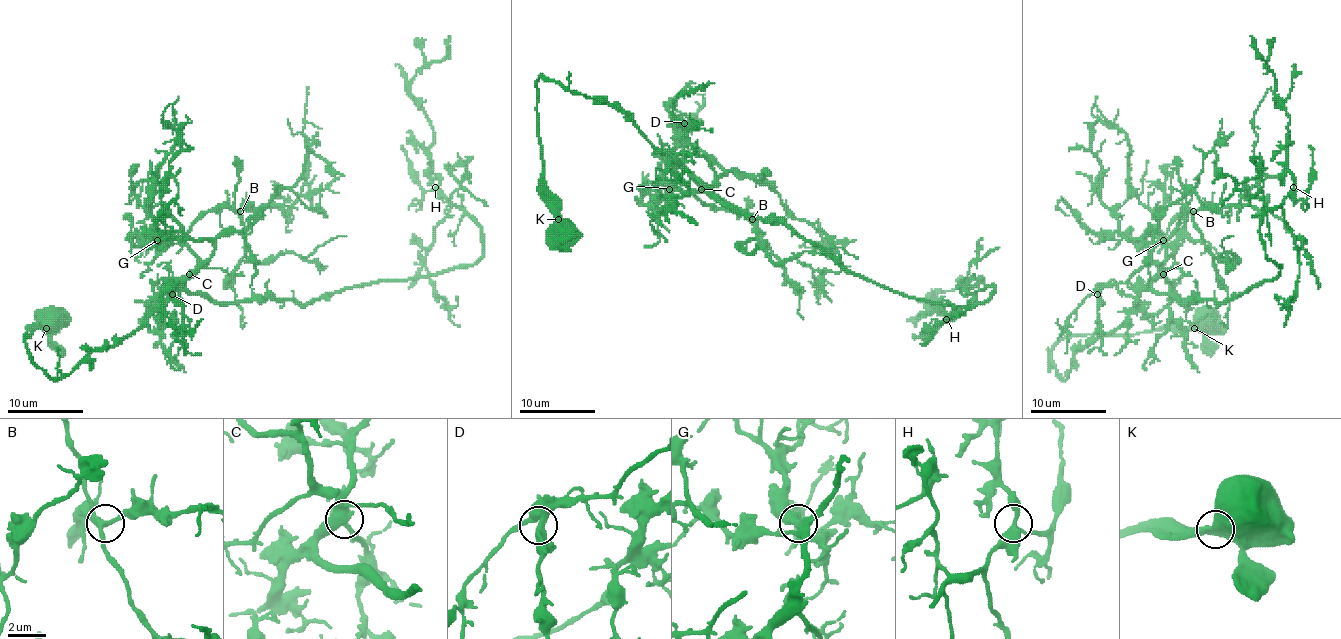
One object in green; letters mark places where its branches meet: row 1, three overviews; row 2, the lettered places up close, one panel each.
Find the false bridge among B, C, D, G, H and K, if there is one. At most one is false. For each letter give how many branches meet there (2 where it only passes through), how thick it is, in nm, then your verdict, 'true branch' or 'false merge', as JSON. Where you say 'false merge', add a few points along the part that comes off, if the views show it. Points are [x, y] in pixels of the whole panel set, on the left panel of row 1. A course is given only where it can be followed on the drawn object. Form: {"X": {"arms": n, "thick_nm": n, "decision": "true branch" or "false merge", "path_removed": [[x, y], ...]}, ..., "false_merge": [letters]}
{"B": {"arms": 3, "thick_nm": 320, "decision": "true branch"}, "C": {"arms": 3, "thick_nm": 440, "decision": "true branch"}, "D": {"arms": 3, "thick_nm": 440, "decision": "true branch"}, "G": {"arms": 3, "thick_nm": 380, "decision": "true branch"}, "H": {"arms": 3, "thick_nm": 360, "decision": "true branch"}, "K": {"arms": 2, "thick_nm": 750, "decision": "true branch"}, "false_merge": []}

